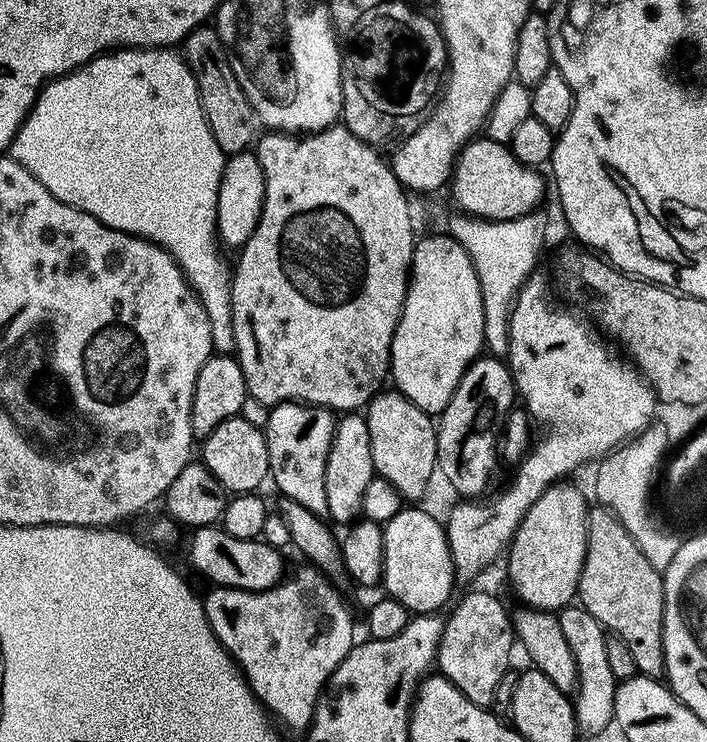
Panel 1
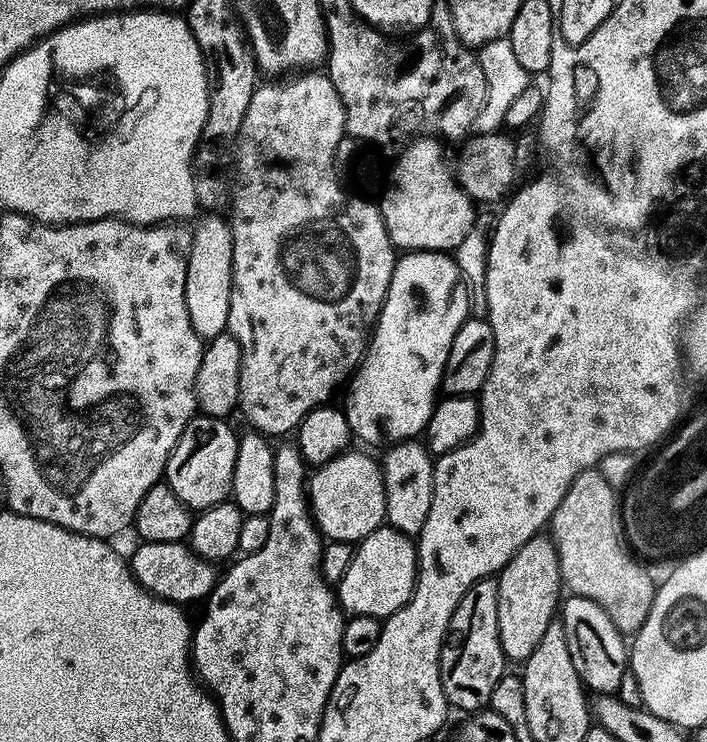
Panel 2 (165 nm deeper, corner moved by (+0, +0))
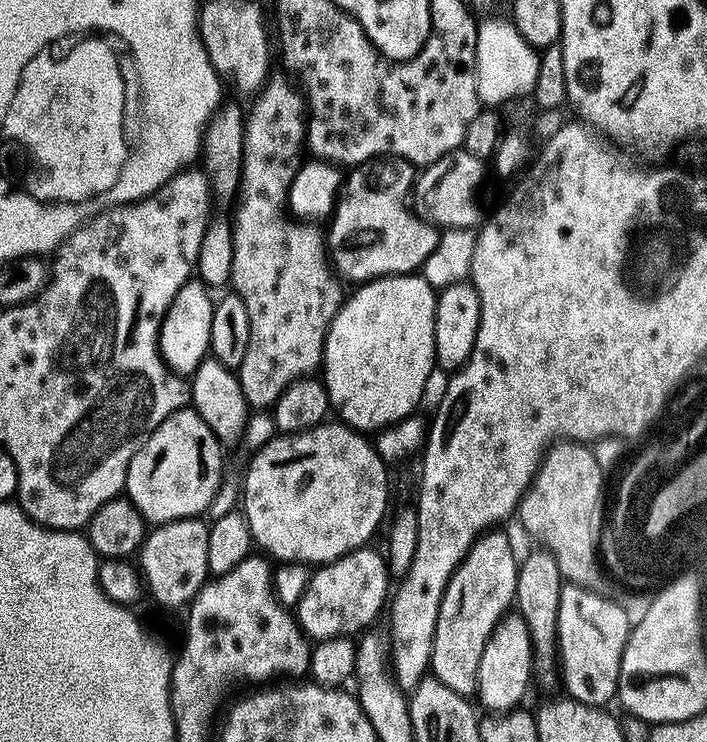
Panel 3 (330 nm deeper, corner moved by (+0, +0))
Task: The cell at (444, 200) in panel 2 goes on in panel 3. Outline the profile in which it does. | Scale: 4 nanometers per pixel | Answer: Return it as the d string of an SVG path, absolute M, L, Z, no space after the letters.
M377 158L367 164L353 167L349 172L352 173L350 173L349 176L347 173L346 179L342 184L342 195L339 197L338 203L335 205L330 217L330 223L332 223L332 225L326 228L326 247L330 253L330 263L333 269L335 269L345 281L356 280L355 282L375 280L378 276L403 276L420 270L428 256L430 256L430 254L434 252L434 248L438 246L442 232L435 224L427 224L427 222L424 221L422 217L417 216L415 211L410 207L410 193L413 184L416 183L416 177L418 175L417 165L412 164L409 160L399 158Z

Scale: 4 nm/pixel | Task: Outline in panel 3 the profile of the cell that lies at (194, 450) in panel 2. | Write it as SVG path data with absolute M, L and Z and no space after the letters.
M191 406L171 412L130 458L124 492L149 525L199 517L212 504L224 472L219 438Z

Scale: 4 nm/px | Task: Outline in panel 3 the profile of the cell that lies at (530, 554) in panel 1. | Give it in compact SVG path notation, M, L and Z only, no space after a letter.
M519 614L505 615L499 620L491 638L482 650L482 662L478 670L478 700L485 704L487 711L499 714L517 707L516 704L528 692L528 683L534 680L534 657L528 623Z

